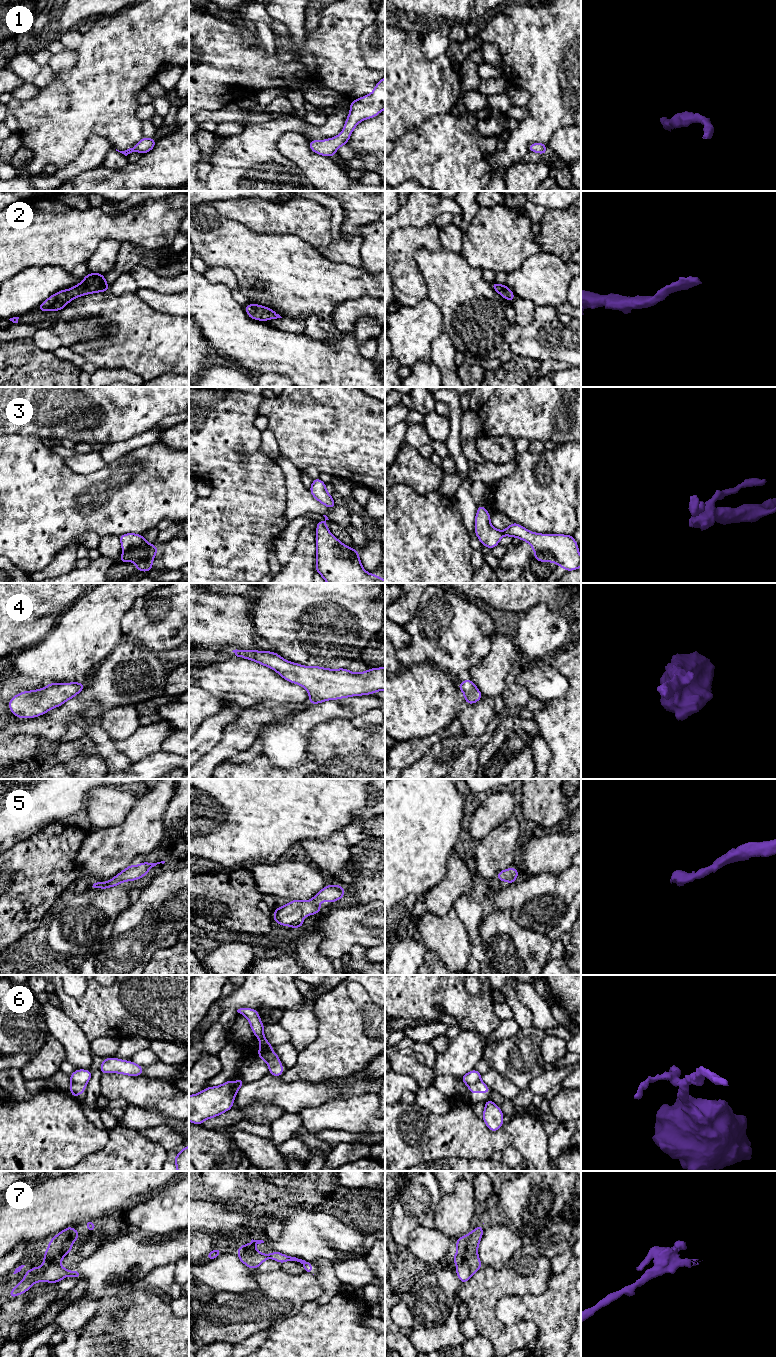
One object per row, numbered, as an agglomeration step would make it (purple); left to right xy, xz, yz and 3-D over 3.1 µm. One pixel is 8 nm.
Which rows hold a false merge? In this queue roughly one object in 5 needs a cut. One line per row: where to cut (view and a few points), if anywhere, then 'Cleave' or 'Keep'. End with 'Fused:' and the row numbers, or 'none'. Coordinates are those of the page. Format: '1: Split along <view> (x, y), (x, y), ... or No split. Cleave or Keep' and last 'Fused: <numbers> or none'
1: No split. Keep
2: No split. Keep
3: No split. Keep
4: No split. Keep
5: No split. Keep
6: Split along xy (72, 1083), (84, 1085). Cleave
7: No split. Keep
Fused: 6

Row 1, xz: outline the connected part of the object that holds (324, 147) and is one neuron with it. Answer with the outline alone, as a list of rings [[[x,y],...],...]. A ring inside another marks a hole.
[[[385,77],[375,85],[371,94],[350,103],[350,113],[339,135],[321,141],[309,140],[310,149],[316,154],[334,157],[336,150],[348,143],[351,133],[359,122],[377,116],[384,109]]]

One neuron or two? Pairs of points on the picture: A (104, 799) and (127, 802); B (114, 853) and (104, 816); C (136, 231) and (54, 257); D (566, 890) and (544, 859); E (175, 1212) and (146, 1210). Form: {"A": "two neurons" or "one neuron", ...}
{"A": "one neuron", "B": "two neurons", "C": "one neuron", "D": "two neurons", "E": "one neuron"}

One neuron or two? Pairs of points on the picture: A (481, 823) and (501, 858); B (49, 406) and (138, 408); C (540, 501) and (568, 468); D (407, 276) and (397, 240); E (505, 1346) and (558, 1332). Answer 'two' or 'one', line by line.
A: two
B: one
C: one
D: one
E: two

